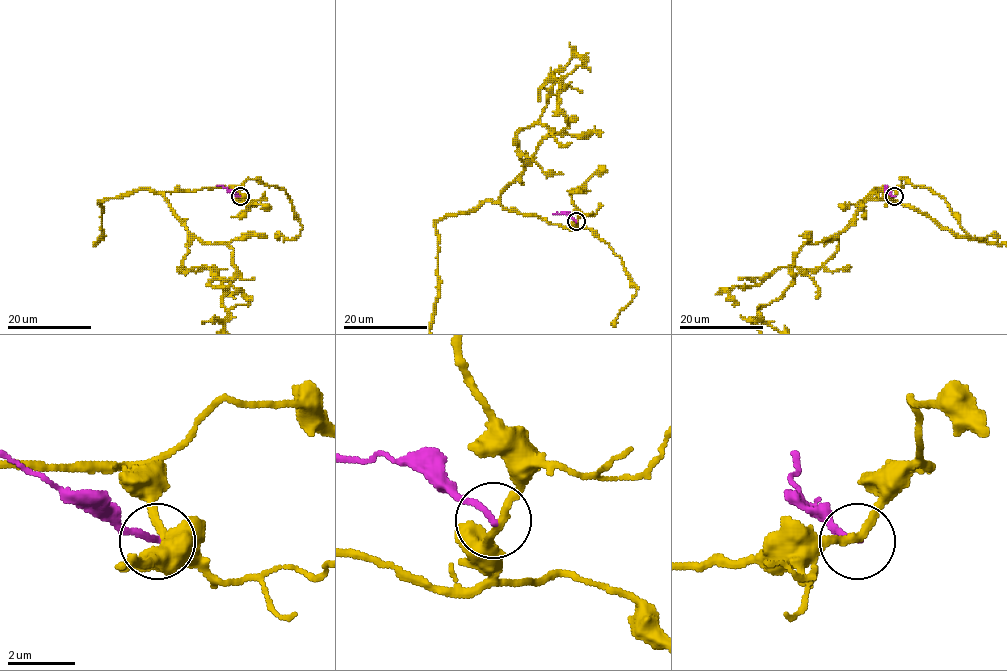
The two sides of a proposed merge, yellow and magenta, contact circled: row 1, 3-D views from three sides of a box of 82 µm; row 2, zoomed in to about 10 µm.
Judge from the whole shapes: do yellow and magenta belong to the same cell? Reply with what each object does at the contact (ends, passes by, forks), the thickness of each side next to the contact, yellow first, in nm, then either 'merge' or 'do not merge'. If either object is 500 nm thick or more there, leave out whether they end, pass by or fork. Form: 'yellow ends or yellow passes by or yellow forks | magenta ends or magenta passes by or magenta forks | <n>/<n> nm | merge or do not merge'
yellow passes by | magenta ends | 240/180 nm | do not merge

